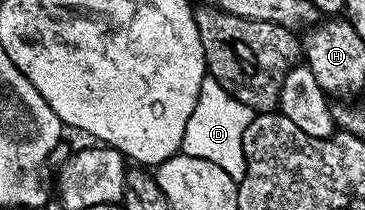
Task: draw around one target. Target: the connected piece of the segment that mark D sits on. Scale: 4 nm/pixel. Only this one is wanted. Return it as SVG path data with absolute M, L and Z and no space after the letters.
M204 78L201 92L197 96L197 104L193 108L193 116L189 116L189 124L185 124L182 153L209 160L217 164L217 168L225 168L225 172L229 172L233 179L242 178L247 167L243 137L252 117L251 109L237 101L229 92L225 92L225 88L221 88L221 84L215 78Z

